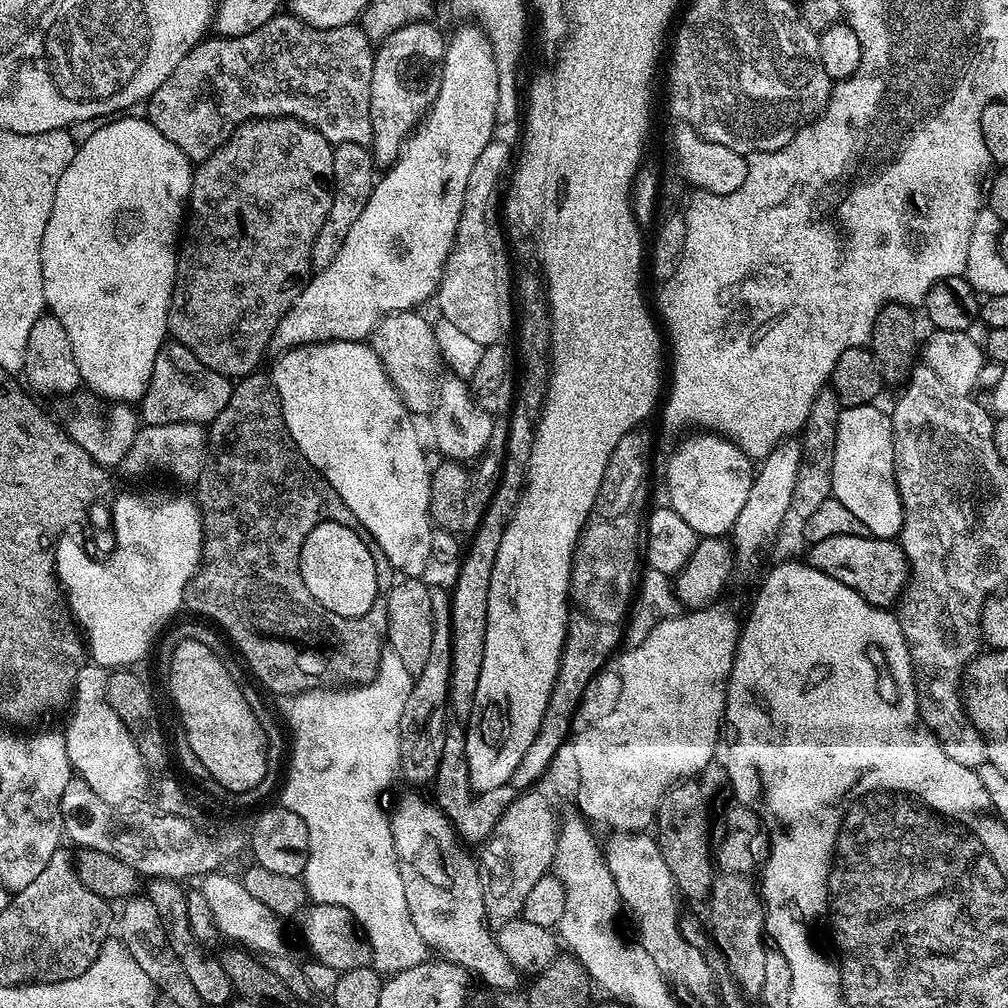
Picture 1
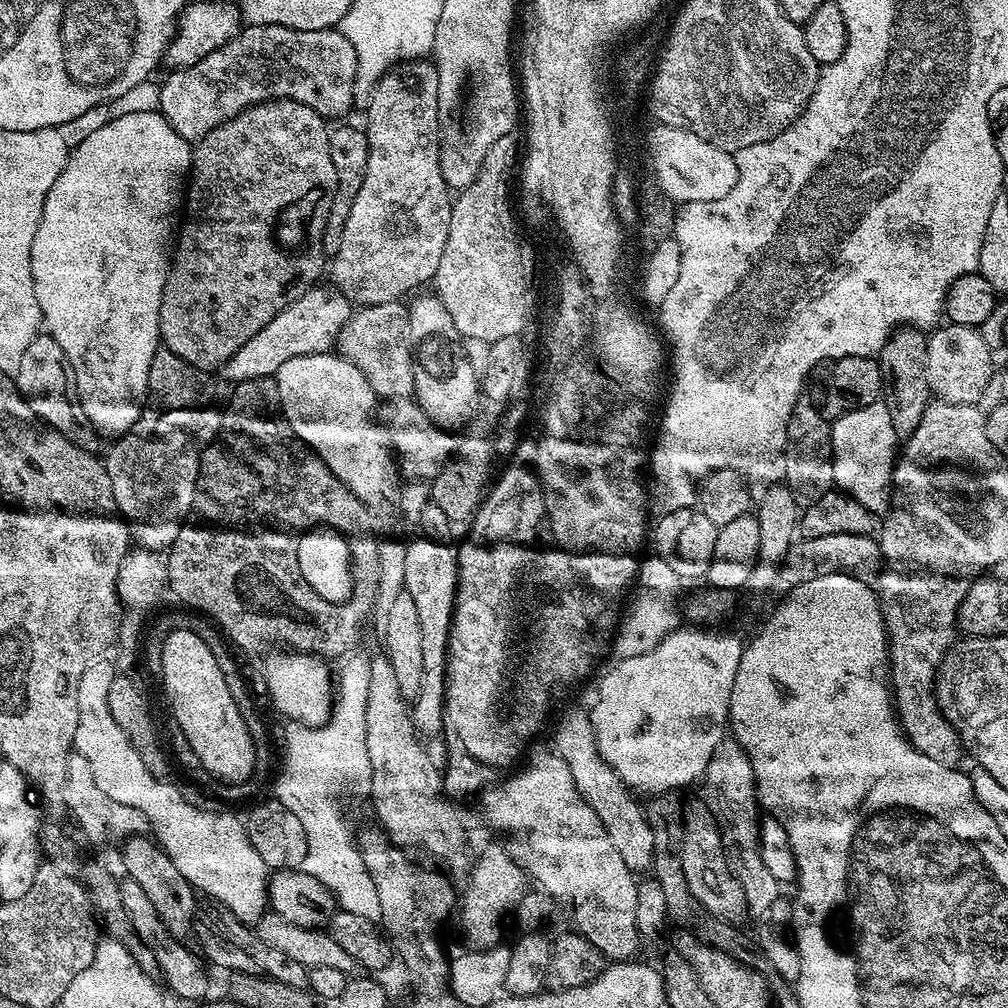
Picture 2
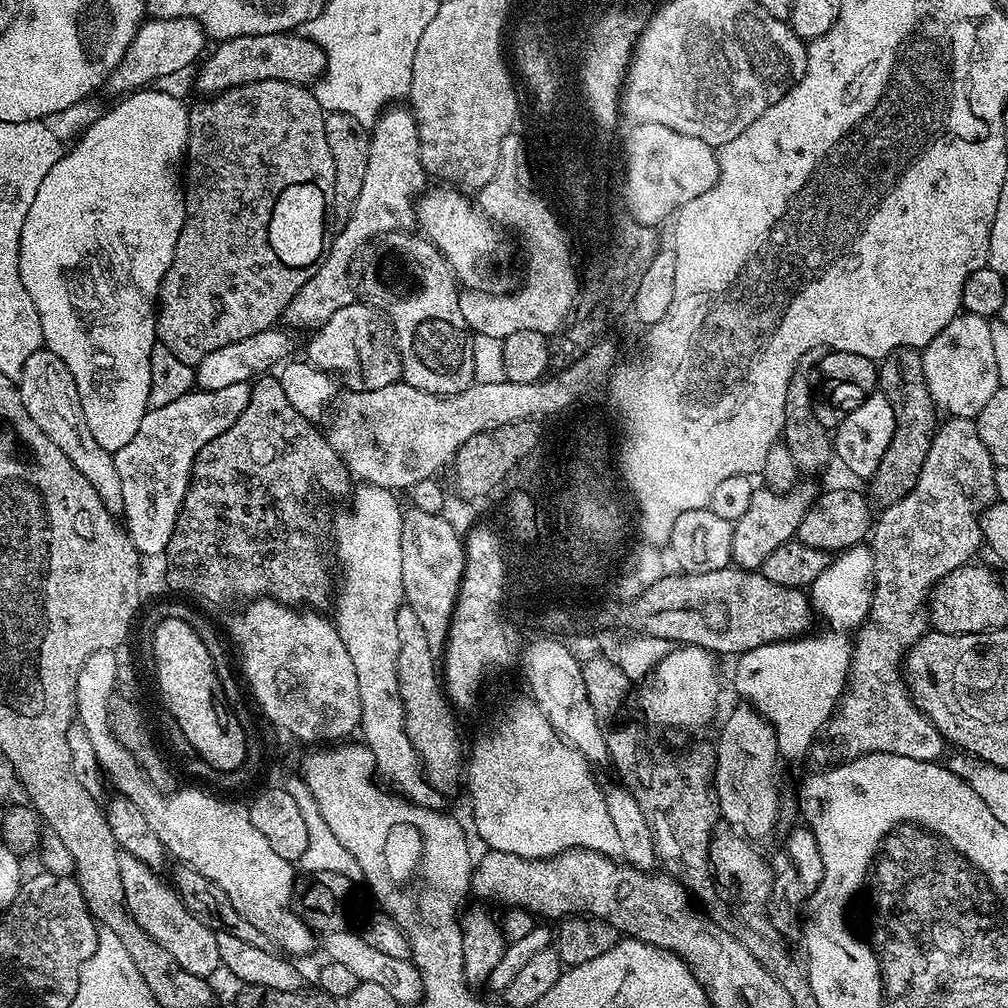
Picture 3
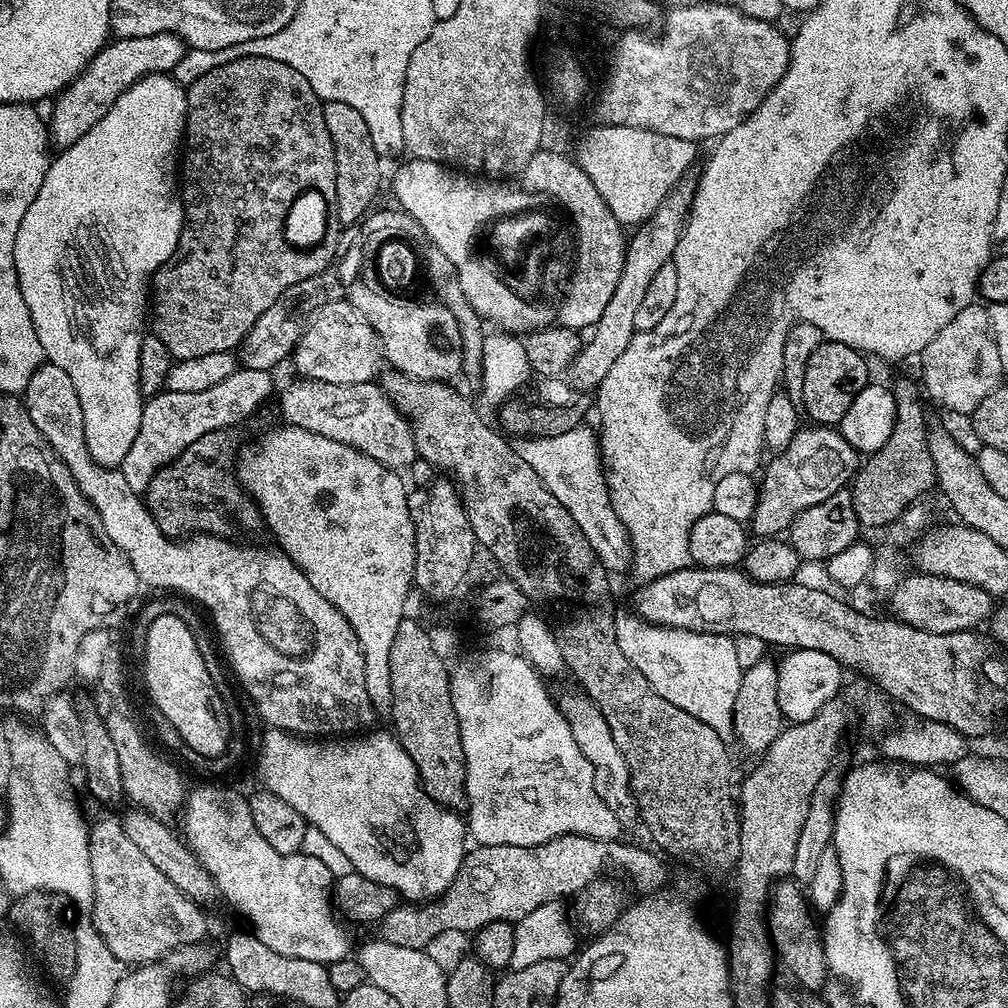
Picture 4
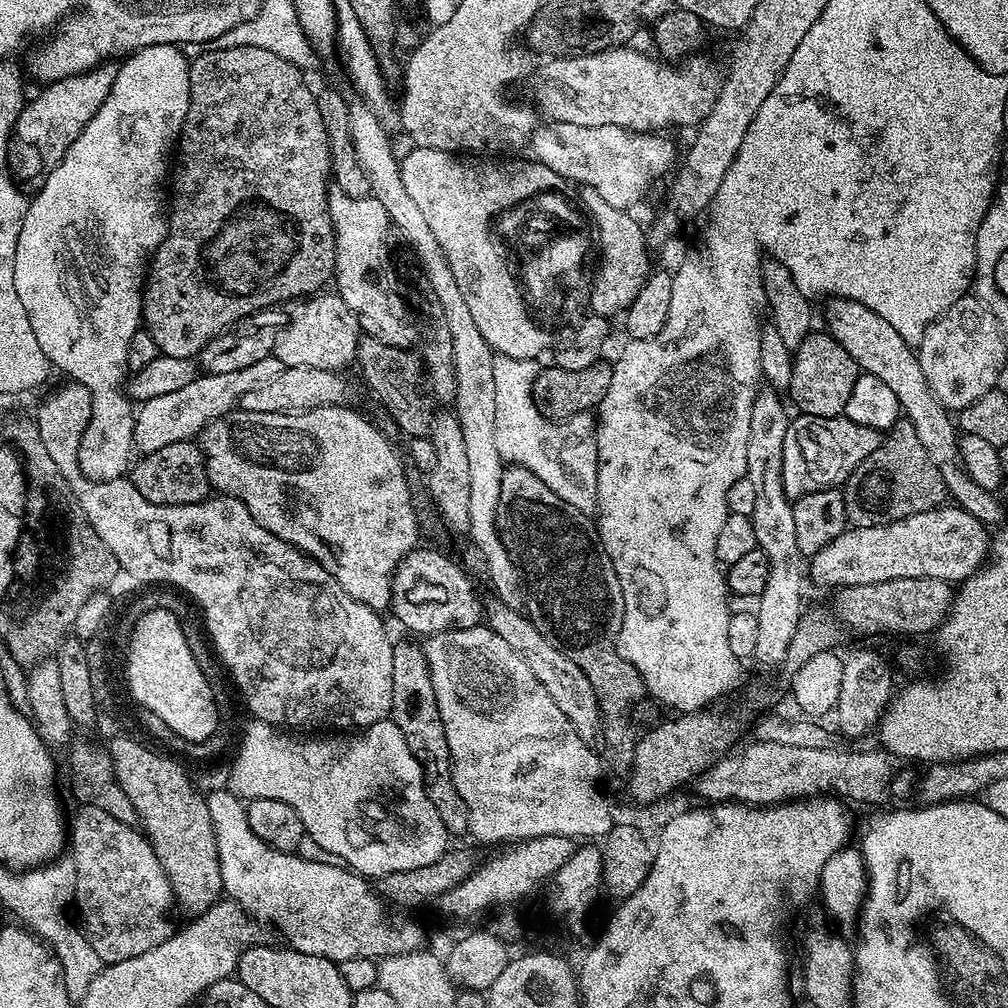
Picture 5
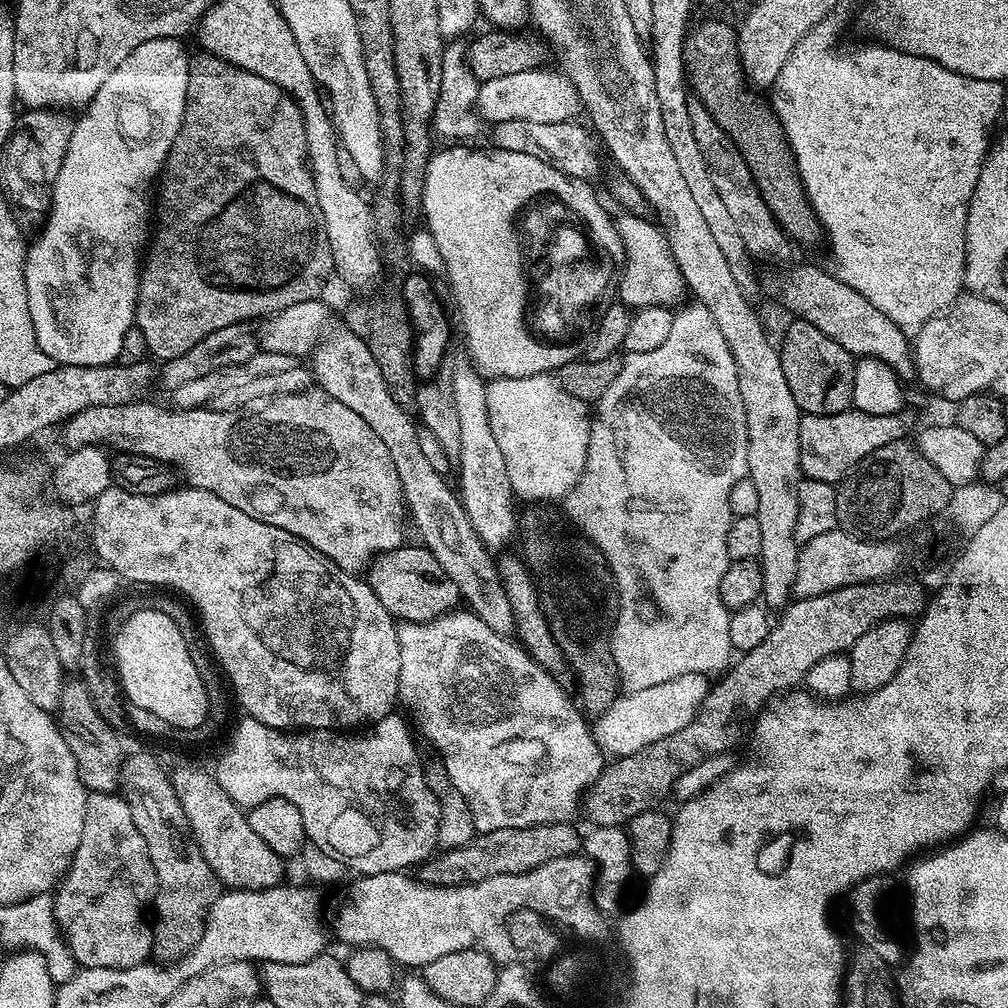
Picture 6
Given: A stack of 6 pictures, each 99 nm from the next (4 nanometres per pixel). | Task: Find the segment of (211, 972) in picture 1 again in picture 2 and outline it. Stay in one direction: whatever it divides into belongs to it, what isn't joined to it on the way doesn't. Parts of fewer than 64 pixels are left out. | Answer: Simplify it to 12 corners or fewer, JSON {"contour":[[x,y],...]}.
{"contour":[[147,835],[124,841],[138,882],[169,934],[194,932],[198,893]]}

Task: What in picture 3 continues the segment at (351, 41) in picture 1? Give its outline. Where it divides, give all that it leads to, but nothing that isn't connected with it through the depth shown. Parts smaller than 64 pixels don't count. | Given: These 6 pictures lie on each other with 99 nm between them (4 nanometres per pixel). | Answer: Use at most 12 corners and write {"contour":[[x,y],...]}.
{"contour":[[302,34],[221,40],[196,88],[285,80],[308,86],[324,52]]}

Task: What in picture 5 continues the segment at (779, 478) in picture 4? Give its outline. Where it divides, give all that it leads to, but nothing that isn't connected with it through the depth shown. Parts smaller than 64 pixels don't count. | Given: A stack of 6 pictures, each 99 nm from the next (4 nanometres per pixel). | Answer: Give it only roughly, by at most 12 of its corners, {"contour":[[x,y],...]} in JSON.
{"contour":[[847,416],[791,417],[789,498],[843,485],[881,433]]}

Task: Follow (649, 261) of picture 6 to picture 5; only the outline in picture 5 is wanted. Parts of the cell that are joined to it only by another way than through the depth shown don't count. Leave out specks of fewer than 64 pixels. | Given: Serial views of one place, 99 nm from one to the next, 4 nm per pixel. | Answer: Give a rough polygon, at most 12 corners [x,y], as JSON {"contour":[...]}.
{"contour":[[598,190],[578,199],[602,252],[591,311],[615,317],[648,281],[649,240]]}

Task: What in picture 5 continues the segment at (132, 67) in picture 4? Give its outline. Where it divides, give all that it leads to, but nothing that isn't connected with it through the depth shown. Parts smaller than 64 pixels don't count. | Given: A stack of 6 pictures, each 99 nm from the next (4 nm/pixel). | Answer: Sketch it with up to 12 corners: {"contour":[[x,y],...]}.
{"contour":[[117,65],[45,83],[8,139],[8,169],[39,185],[98,114]]}

